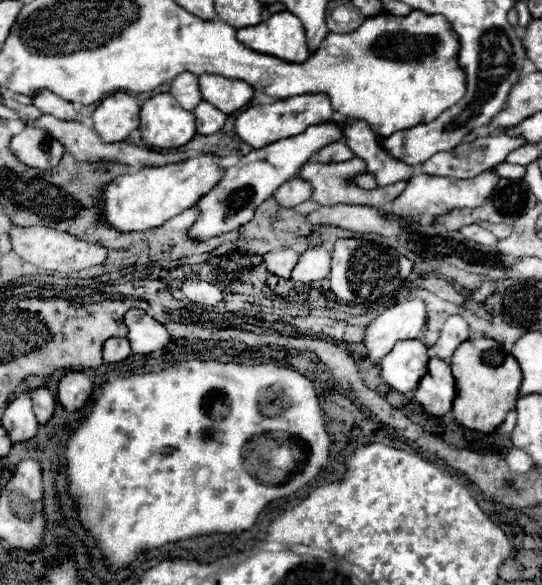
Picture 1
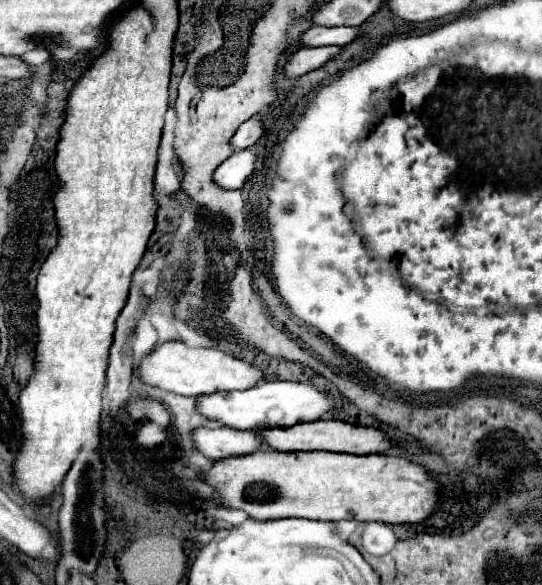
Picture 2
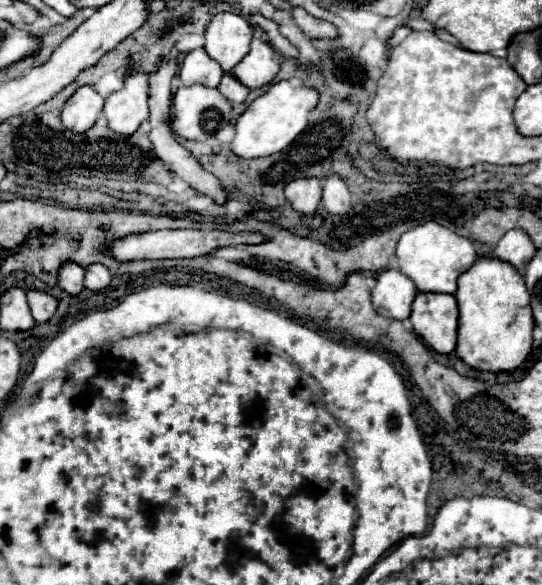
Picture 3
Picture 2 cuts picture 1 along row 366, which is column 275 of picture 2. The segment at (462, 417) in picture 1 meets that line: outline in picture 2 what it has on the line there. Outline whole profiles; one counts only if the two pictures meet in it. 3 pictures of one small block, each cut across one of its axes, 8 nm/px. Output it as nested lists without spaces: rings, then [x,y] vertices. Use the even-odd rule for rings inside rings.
[[[258,450],[256,454],[232,456],[214,460],[208,470],[200,474],[220,502],[228,508],[244,510],[254,520],[278,520],[278,518],[308,518],[308,520],[360,520],[360,522],[386,522],[386,524],[408,524],[422,522],[428,518],[438,504],[438,484],[430,474],[404,458],[386,454],[334,454],[334,452],[276,452]]]

